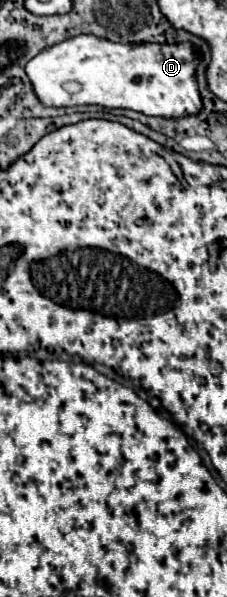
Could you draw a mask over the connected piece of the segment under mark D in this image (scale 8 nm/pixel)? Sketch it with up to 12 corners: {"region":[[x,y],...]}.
{"region":[[78,35],[26,65],[46,107],[198,113],[190,43]]}

